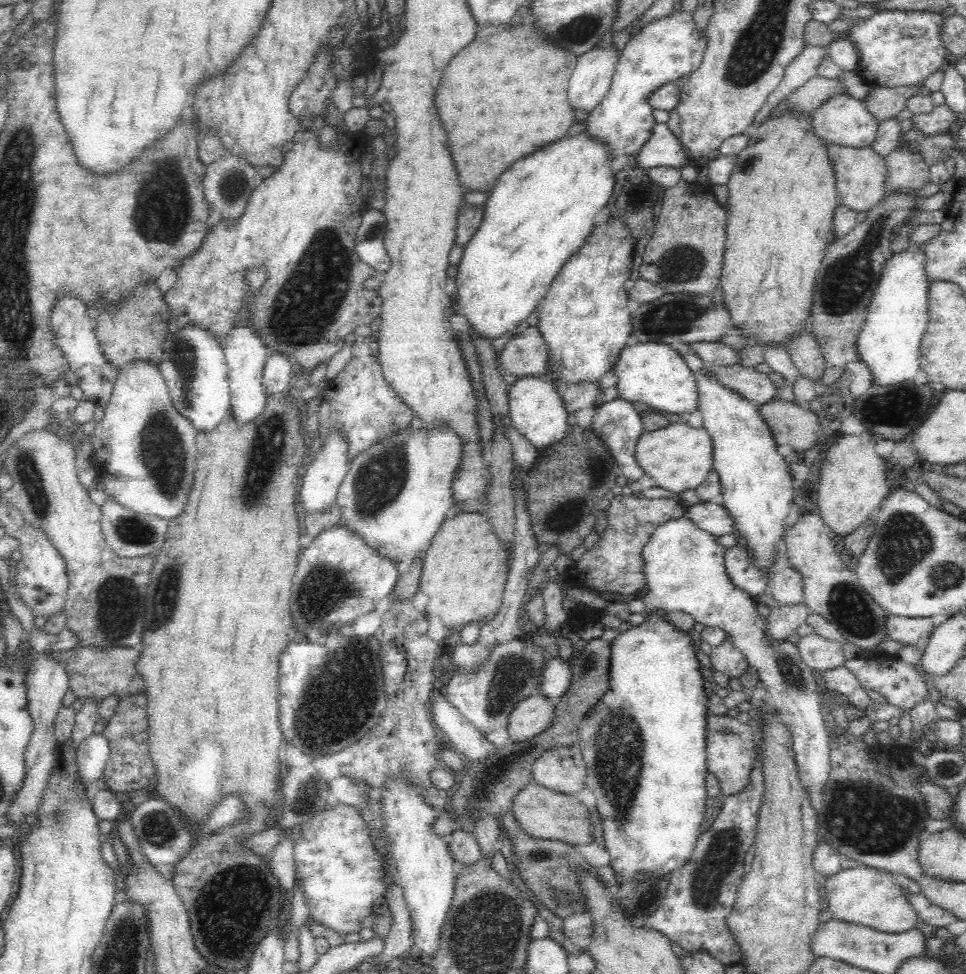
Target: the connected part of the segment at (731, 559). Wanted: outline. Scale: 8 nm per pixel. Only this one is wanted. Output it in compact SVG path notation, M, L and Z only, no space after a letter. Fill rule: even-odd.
M743 546L726 548L726 552L724 552L724 572L734 589L740 589L740 591L748 593L750 596L756 596L764 592L768 583L768 574L770 573L762 572L756 565L752 565L752 559L750 559L748 551Z

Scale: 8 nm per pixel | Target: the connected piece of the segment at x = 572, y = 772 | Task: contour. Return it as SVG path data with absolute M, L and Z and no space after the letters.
M579 745L556 746L534 760L531 780L559 793L572 795L584 788L585 764Z

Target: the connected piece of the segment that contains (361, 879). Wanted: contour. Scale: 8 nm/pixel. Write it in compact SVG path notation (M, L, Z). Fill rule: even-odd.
M334 802L314 818L304 822L302 838L293 846L296 875L302 881L306 901L310 905L310 916L316 922L333 928L338 934L349 939L350 933L358 933L359 920L371 914L372 903L385 896L383 866L372 846L372 839L356 807Z

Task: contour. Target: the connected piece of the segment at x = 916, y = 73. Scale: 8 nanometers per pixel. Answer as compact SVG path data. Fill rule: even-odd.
M914 10L875 11L874 14L868 17L855 18L851 26L841 36L848 39L856 47L856 51L860 55L857 73L865 82L877 87L914 87L922 84L929 76L947 66L945 57L948 53L942 46L942 39L940 39L942 21L943 13L938 12Z

